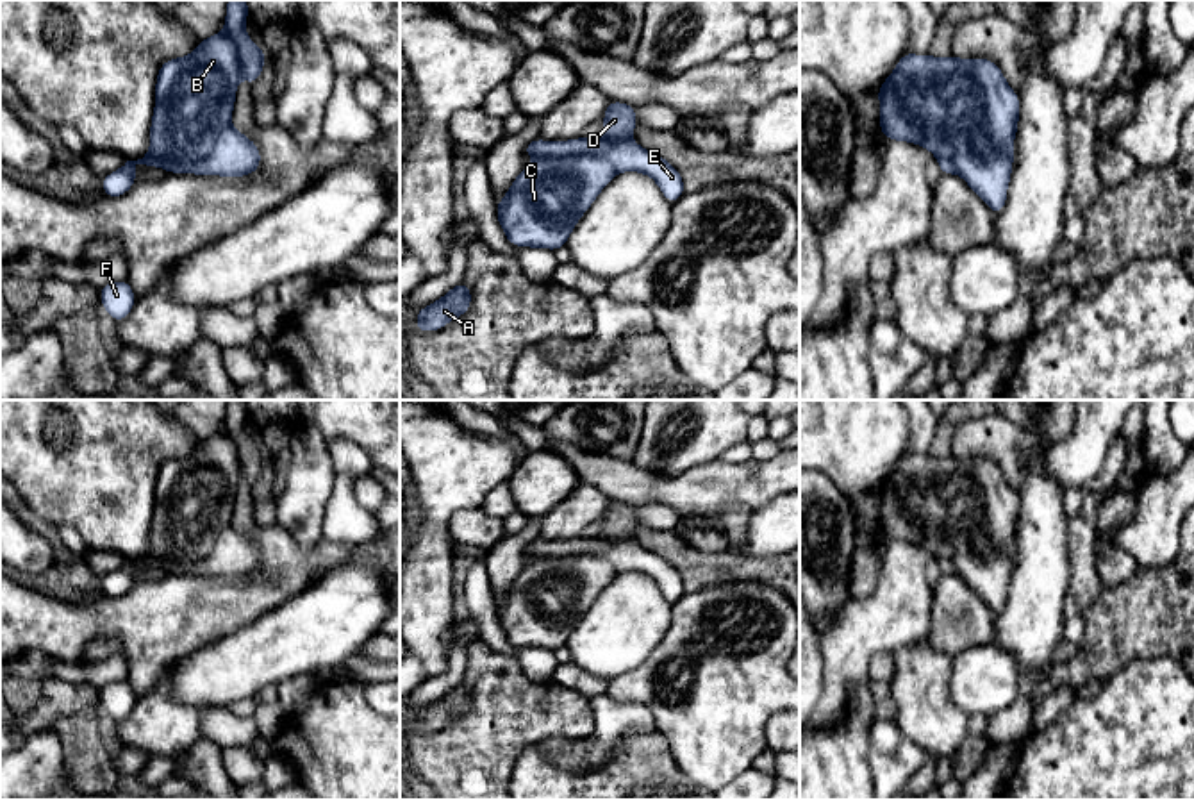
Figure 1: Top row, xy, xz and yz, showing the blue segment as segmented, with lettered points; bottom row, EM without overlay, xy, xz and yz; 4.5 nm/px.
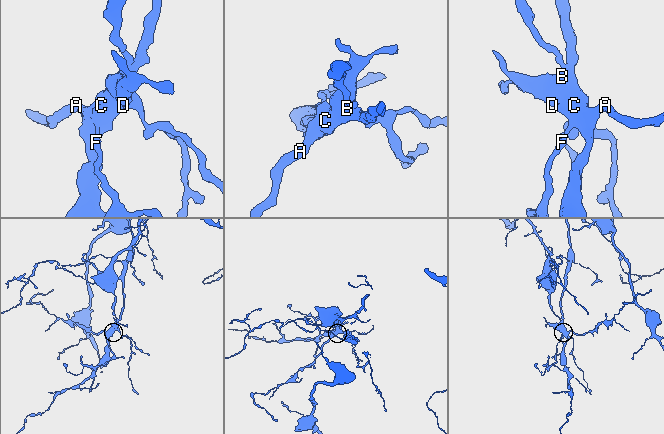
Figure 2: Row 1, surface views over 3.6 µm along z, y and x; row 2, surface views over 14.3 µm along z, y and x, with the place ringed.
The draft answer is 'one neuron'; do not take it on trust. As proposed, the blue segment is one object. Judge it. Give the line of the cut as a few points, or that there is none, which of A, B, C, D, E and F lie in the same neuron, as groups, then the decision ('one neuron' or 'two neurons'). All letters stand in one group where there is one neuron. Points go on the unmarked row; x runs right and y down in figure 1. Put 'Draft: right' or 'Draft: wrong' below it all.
cut xy (229, 522), (216, 538), (213, 552), (204, 561), (166, 570); groups A B C D / E F; two neurons
Draft: wrong

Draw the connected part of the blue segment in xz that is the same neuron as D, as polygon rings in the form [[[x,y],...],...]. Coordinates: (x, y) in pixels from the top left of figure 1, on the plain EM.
[[[609,502],[603,514],[601,538],[609,543],[630,541],[634,529],[639,527],[635,520],[635,507],[625,502]]]

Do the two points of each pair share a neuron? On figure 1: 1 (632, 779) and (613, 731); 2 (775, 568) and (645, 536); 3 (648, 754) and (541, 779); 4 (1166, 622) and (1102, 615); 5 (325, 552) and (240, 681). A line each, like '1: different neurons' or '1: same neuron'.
1: different neurons
2: same neuron
3: same neuron
4: same neuron
5: different neurons

